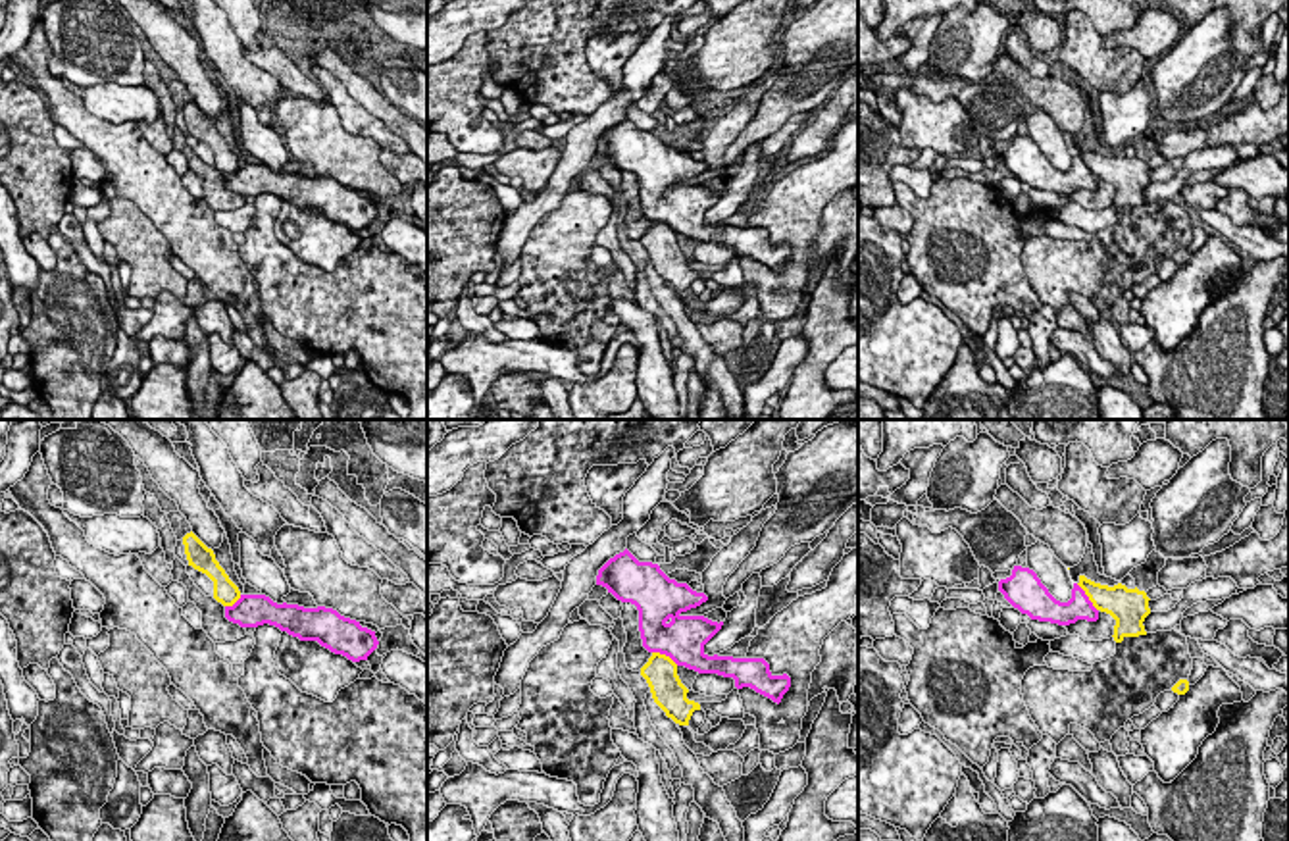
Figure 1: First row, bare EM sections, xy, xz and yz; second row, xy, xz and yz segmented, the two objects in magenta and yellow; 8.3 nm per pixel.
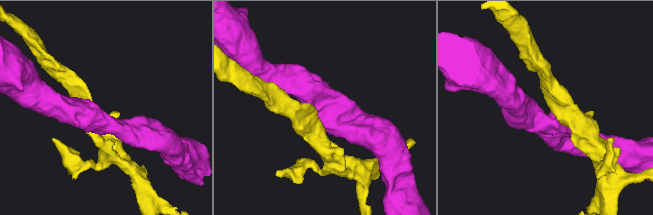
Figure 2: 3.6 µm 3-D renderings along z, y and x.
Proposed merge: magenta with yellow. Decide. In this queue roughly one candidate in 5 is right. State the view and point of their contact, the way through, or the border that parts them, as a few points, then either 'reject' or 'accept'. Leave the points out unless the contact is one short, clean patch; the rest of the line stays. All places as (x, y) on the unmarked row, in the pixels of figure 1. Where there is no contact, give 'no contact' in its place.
contact yz (1087, 166); border yz (1076, 152), (1097, 179); reject

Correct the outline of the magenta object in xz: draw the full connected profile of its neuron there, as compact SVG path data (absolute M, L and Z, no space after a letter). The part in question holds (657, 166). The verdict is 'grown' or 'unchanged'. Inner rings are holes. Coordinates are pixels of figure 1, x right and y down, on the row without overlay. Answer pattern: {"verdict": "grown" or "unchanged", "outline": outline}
{"verdict": "unchanged", "outline": "M625 117L598 139L596 154L606 156L618 169L637 175L639 200L648 221L666 223L677 235L698 242L733 246L737 258L750 256L777 273L789 260L791 246L773 244L764 227L708 225L704 214L723 191L687 185L687 179L700 175L708 166L670 148L658 133L639 131Z"}

